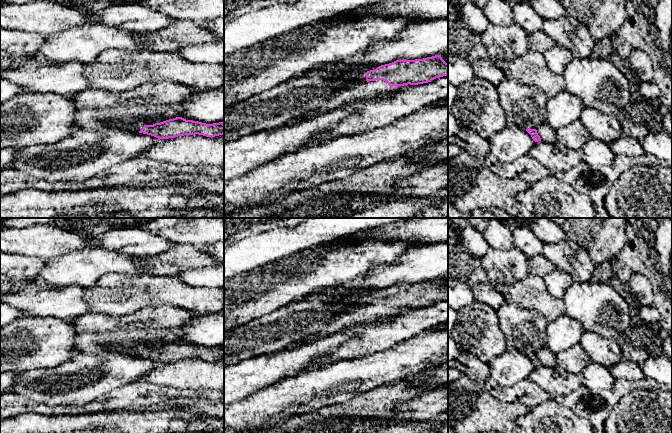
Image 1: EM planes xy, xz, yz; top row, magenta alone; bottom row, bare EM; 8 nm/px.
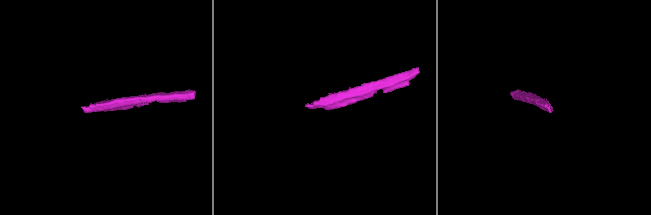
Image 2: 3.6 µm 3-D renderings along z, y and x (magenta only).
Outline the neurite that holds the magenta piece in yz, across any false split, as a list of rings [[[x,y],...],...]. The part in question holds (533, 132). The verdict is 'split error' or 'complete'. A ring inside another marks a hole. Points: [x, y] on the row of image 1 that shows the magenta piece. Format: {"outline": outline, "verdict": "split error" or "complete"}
{"outline": [[[546,122],[539,124],[536,129],[526,129],[535,142],[543,141],[545,143],[556,142],[555,130]]], "verdict": "split error"}

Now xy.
{"outline": [[[176,117],[153,125],[144,125],[139,133],[151,135],[158,139],[169,139],[195,134],[215,137],[224,134],[224,123],[206,124]]], "verdict": "complete"}

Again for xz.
{"outline": [[[440,55],[415,60],[396,60],[367,71],[366,82],[341,85],[339,90],[322,106],[288,124],[312,118],[319,114],[347,106],[357,99],[370,99],[388,91],[393,86],[418,85],[448,75],[448,63]]], "verdict": "split error"}

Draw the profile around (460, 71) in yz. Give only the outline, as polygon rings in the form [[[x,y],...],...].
[[[448,55],[448,83],[458,88],[474,77],[474,70],[470,62],[456,55]]]

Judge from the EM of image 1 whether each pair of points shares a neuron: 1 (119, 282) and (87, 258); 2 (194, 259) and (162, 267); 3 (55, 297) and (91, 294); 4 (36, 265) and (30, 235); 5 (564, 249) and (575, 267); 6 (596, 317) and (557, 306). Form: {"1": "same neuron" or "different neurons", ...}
{"1": "different neurons", "2": "same neuron", "3": "different neurons", "4": "different neurons", "5": "same neuron", "6": "different neurons"}

